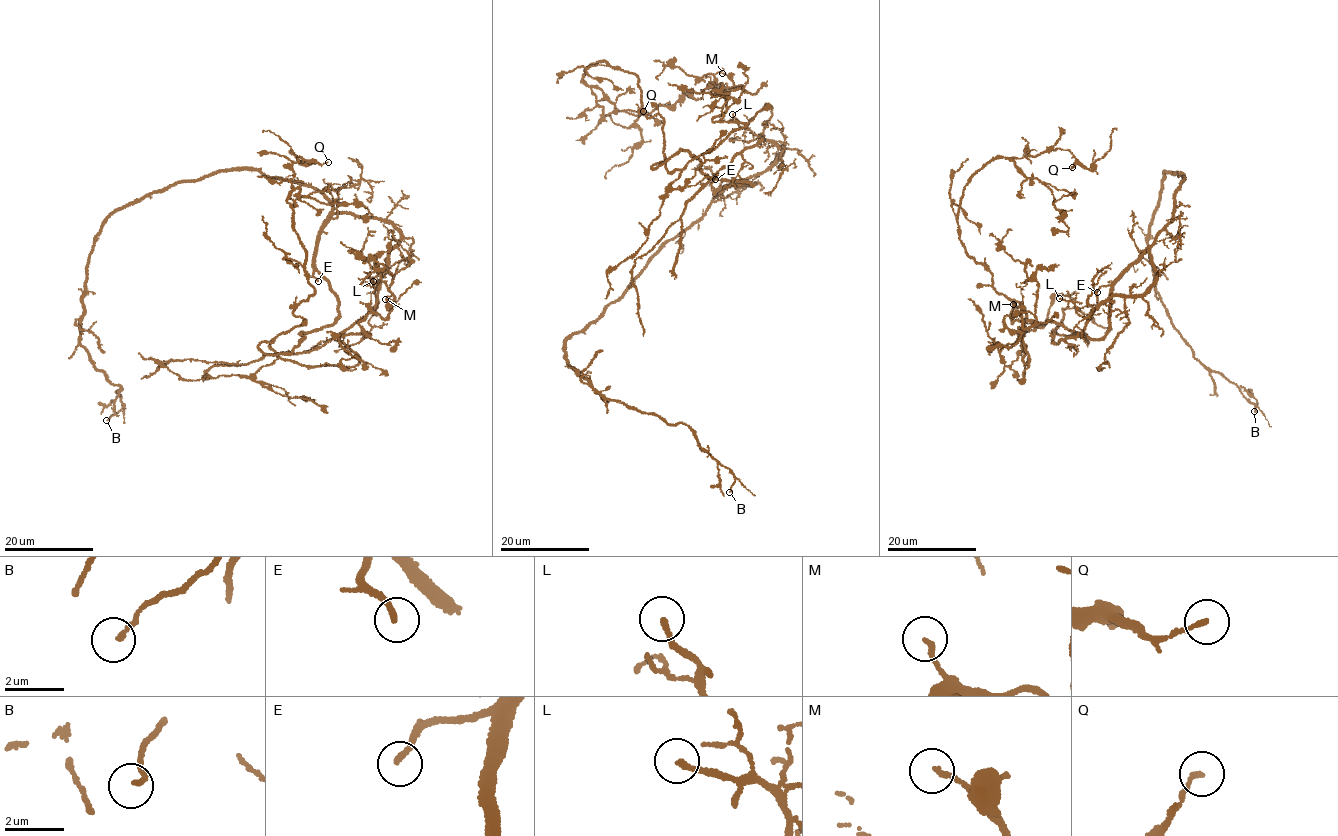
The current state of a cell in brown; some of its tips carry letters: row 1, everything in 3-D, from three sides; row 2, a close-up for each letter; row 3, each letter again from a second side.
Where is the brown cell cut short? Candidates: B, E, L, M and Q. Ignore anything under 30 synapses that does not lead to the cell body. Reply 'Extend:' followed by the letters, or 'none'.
Extend: E

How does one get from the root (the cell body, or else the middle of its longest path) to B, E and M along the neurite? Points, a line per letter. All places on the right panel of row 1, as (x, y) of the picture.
B: (1120, 278), (1171, 221), (1183, 174), (1163, 172), (1148, 239), (1154, 288), (1195, 357), (1237, 386), (1254, 411)
E: (1120, 278), (1100, 287), (1097, 292)
M: (1120, 278), (1098, 339), (1012, 322), (1013, 302), (1027, 365), (1024, 330), (1005, 320), (1035, 317), (1013, 304)

